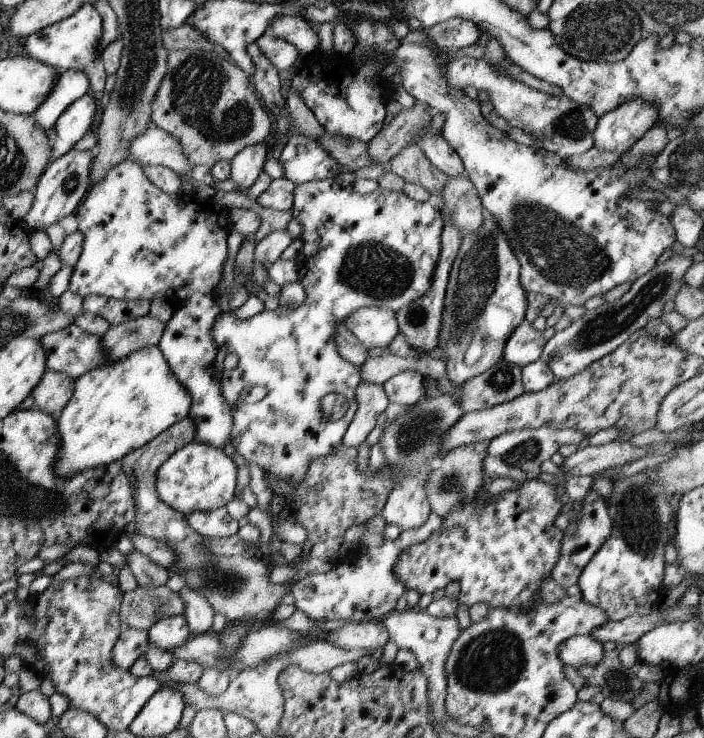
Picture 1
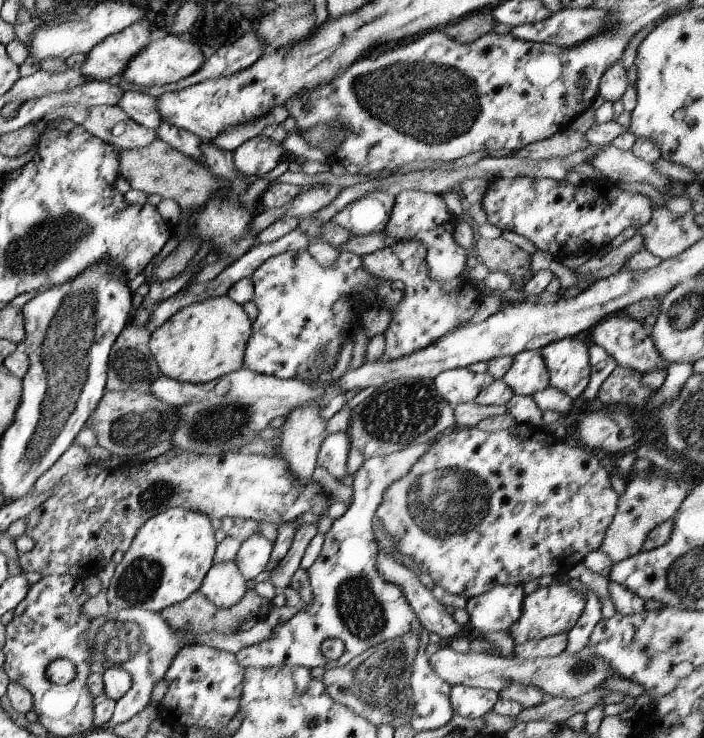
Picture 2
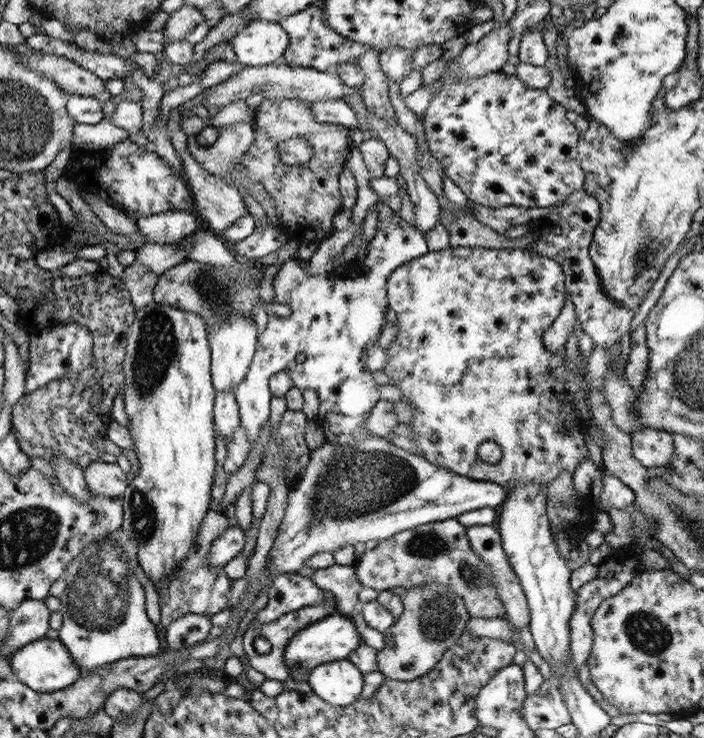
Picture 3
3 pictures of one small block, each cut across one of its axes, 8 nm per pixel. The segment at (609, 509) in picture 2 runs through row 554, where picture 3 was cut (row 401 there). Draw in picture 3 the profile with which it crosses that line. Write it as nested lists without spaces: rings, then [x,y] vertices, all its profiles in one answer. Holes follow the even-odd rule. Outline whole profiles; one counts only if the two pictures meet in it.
[[[449,246],[436,251],[428,250],[425,254],[408,260],[391,271],[386,280],[386,299],[388,308],[393,310],[398,321],[395,326],[395,330],[397,330],[395,340],[384,350],[388,359],[382,372],[390,379],[389,384],[399,388],[402,394],[401,401],[406,401],[413,407],[413,415],[407,425],[413,431],[412,442],[415,445],[414,452],[417,453],[417,456],[459,476],[492,482],[503,487],[519,481],[533,481],[547,486],[550,480],[559,474],[559,471],[567,469],[572,474],[577,463],[585,455],[588,455],[582,435],[592,422],[588,411],[588,396],[584,381],[587,356],[579,350],[579,359],[584,369],[582,373],[571,373],[567,369],[563,370],[560,356],[545,350],[542,342],[543,331],[557,318],[563,308],[564,295],[564,274],[557,261],[538,255],[531,249]],[[486,440],[495,442],[501,450],[499,461],[492,465],[477,457],[477,446]]]

